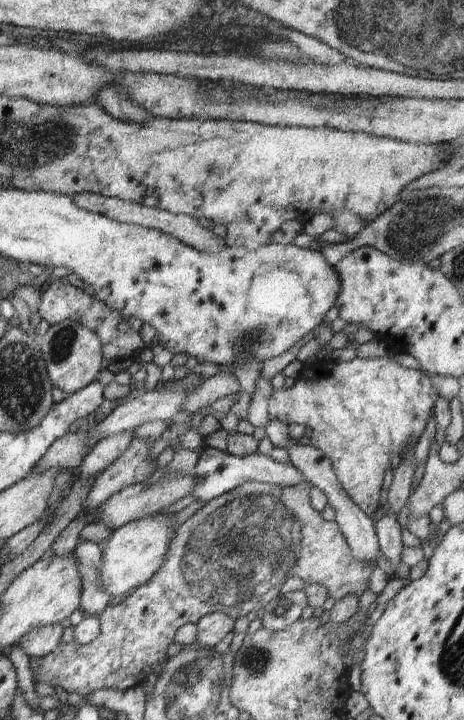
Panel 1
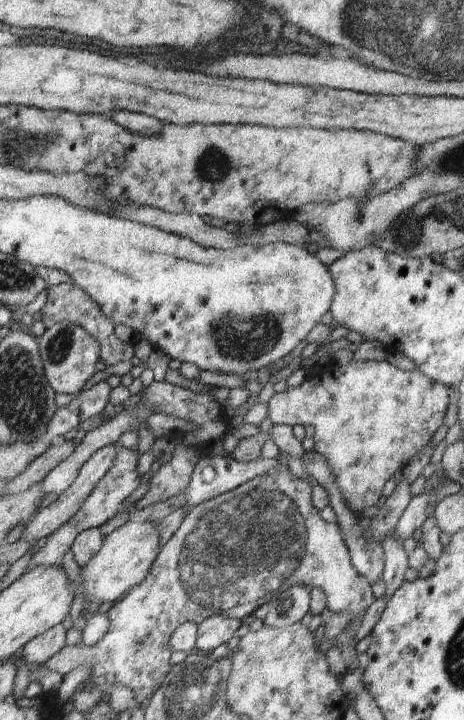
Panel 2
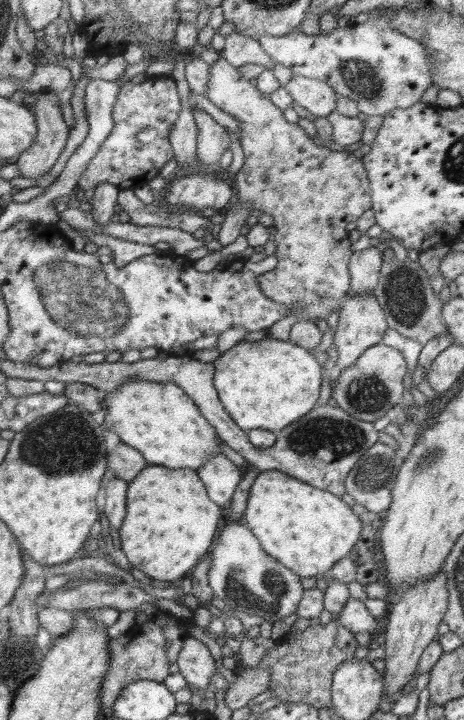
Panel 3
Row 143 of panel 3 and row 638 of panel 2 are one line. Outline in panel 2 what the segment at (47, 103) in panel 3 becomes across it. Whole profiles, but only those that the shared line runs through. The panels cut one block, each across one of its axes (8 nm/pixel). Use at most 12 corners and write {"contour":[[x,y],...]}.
{"contour":[[68,623],[24,644],[28,664],[44,664],[66,645]]}

